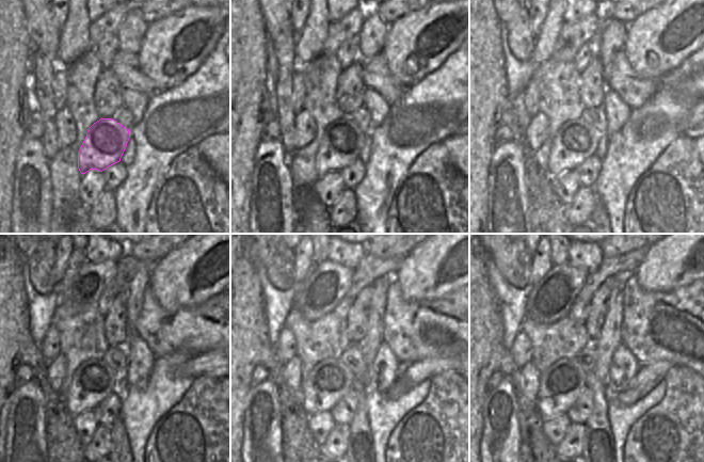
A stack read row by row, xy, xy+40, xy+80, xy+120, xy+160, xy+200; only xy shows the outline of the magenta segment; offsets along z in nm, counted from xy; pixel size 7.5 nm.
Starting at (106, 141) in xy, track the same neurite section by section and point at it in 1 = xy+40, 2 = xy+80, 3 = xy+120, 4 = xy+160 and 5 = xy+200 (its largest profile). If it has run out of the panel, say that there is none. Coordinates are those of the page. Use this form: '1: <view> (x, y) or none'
1: xy+40 (342, 141)
2: xy+80 (576, 141)
3: xy+120 (93, 381)
4: xy+160 (325, 385)
5: xy+200 (559, 386)

